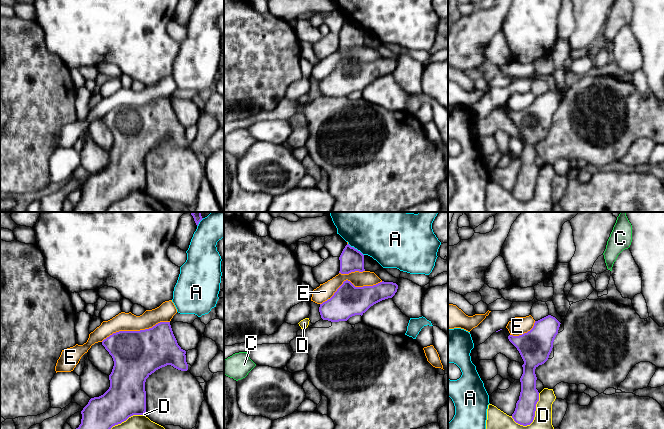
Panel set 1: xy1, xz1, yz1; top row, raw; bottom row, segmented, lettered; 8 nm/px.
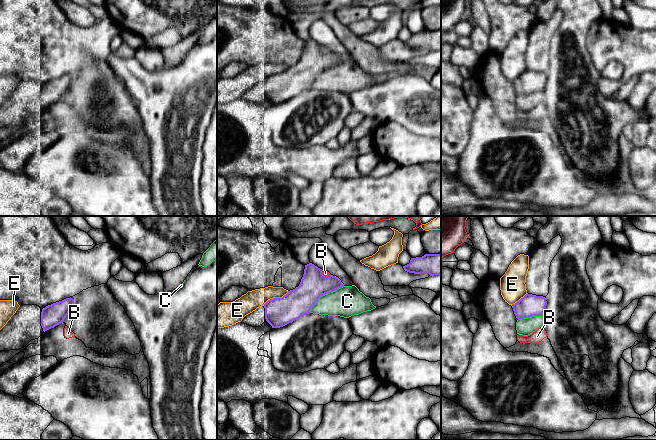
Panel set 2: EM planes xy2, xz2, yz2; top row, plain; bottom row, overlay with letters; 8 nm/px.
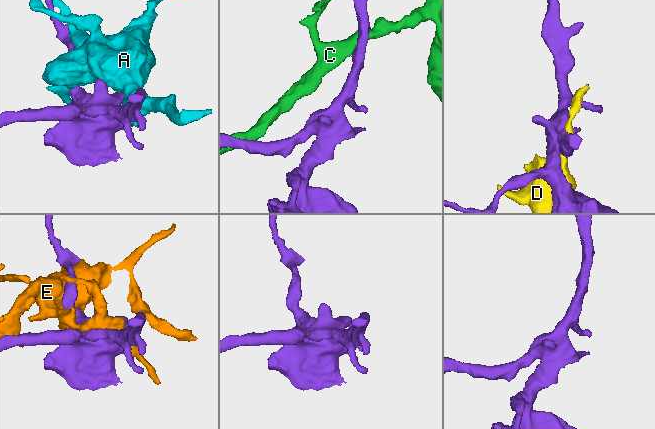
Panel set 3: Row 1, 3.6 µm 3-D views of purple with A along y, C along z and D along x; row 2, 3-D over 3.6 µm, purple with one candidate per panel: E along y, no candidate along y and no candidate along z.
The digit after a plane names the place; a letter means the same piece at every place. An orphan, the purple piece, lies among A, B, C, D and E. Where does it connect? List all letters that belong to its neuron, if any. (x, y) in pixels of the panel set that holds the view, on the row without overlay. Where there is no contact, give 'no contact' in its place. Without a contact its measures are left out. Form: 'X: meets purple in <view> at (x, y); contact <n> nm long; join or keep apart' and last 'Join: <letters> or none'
A: meets purple in xz1 at (356, 25); contact 160 nm long; keep apart
B: meets purple in xz2 at (324, 52); contact 100 nm long; keep apart
C: meets purple in xz2 at (324, 70); contact 360 nm long; keep apart
D: meets purple in yz1 at (534, 191); contact 320 nm long; keep apart
E: meets purple in xy1 at (135, 107); contact 600 nm long; keep apart
Join: none

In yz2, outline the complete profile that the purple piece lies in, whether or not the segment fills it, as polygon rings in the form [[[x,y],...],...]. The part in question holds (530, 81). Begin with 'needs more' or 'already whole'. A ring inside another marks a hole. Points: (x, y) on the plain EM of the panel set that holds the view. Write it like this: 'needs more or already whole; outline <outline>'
already whole; outline [[[526,70],[518,78],[511,81],[517,95],[529,94],[532,92],[543,92],[547,81],[546,74]]]

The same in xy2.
needs more; outline [[[66,74],[41,85],[37,81],[22,81],[11,93],[7,100],[0,106],[0,128],[19,126],[31,116],[38,115],[42,110],[55,102],[63,99],[74,80],[73,74]]]

